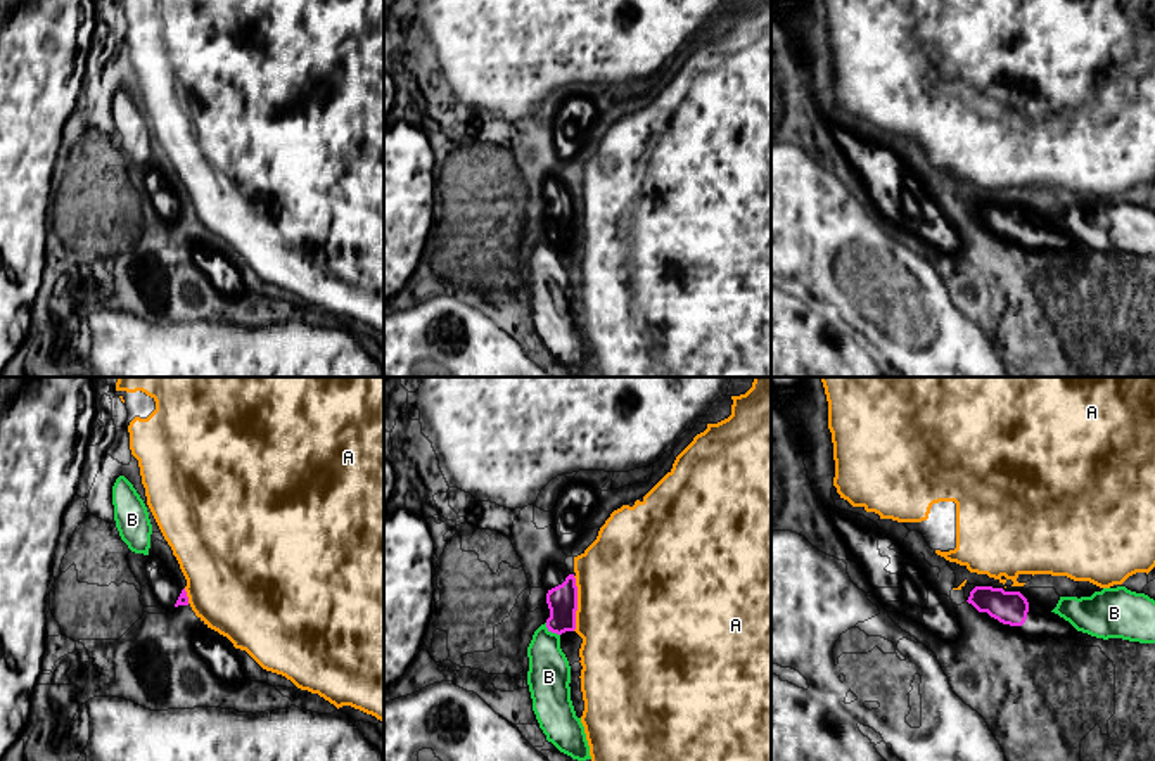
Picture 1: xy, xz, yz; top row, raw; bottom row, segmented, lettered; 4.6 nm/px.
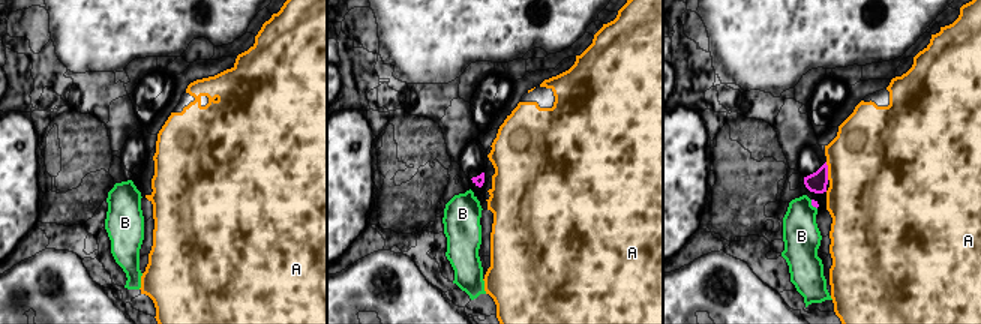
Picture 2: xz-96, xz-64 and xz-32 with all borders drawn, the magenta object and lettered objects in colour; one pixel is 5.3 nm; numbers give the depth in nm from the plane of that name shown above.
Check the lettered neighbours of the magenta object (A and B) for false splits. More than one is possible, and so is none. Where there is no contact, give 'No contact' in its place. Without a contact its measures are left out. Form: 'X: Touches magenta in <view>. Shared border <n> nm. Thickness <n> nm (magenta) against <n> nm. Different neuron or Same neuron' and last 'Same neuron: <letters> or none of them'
A: Touches magenta in xz. Shared border 260 nm. Thickness 140 nm (magenta) against 500 nm. Different neuron
B: Touches magenta in xz. Shared border 90 nm. Thickness 140 nm (magenta) against 200 nm. Different neuron
Same neuron: none of them

